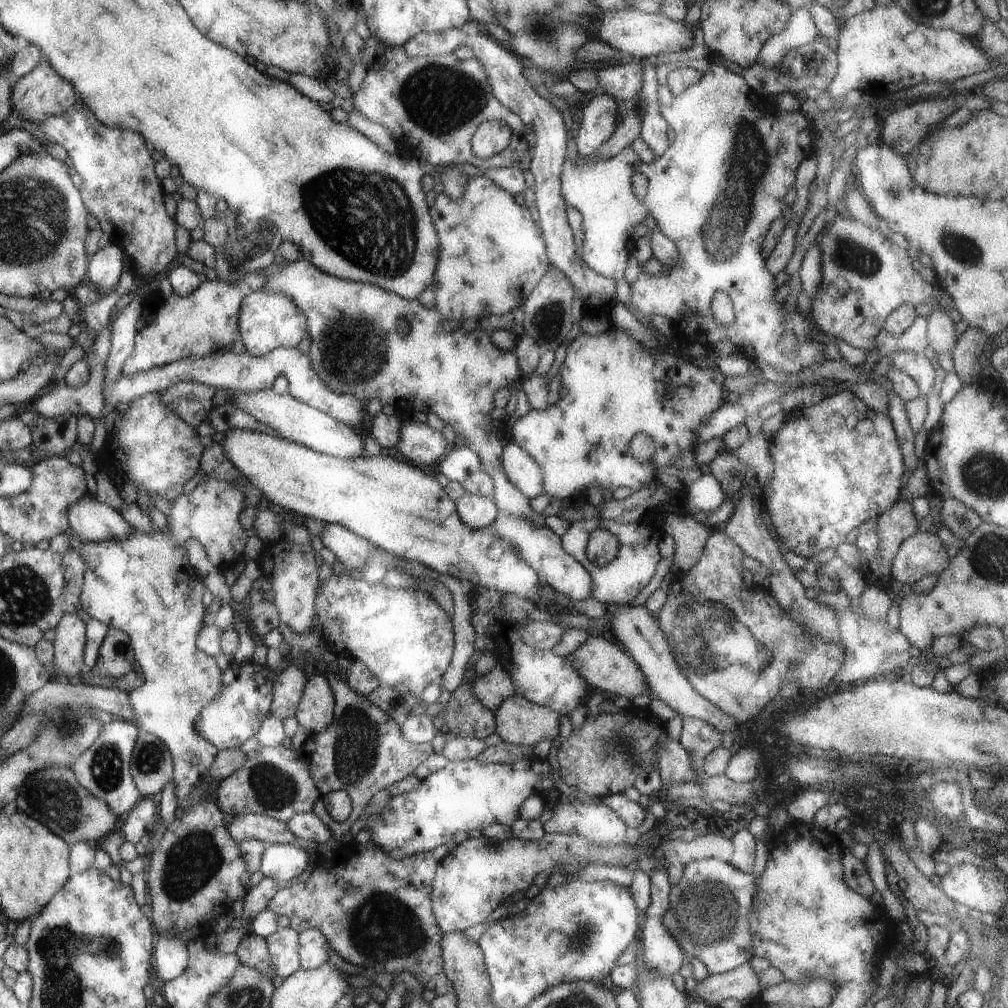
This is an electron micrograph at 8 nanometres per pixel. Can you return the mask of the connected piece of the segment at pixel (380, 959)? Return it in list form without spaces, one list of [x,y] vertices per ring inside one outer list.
[[[369,840],[364,844],[354,844],[354,851],[350,856],[344,860],[339,860],[336,857],[329,859],[320,859],[319,862],[313,868],[313,872],[307,880],[303,883],[298,882],[288,884],[283,890],[277,891],[269,901],[269,904],[265,909],[272,910],[277,914],[284,914],[289,918],[289,926],[295,930],[298,934],[308,928],[314,928],[319,930],[321,934],[327,939],[330,950],[336,952],[345,962],[351,962],[351,964],[357,964],[357,966],[365,966],[365,968],[373,968],[373,970],[381,970],[381,972],[387,972],[389,974],[398,974],[401,971],[407,971],[411,975],[420,976],[423,990],[431,990],[436,996],[444,994],[454,994],[451,988],[451,983],[447,980],[447,977],[442,971],[442,956],[439,941],[442,932],[436,925],[431,907],[430,907],[430,892],[432,887],[432,880],[437,870],[437,862],[433,858],[431,852],[427,854],[412,854],[403,857],[402,859],[394,859],[387,856],[378,846],[375,846],[373,842]]]

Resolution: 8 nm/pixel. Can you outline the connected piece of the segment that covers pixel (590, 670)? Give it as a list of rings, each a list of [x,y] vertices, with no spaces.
[[[589,636],[585,644],[565,658],[593,690],[597,688],[603,690],[604,693],[616,696],[617,699],[622,698],[628,701],[643,693],[647,694],[645,692],[646,680],[640,668],[613,639],[609,640],[605,636]]]

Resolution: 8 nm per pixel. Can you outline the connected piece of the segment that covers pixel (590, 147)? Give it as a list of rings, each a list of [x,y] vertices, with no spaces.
[[[603,93],[587,100],[578,128],[572,135],[579,156],[584,157],[597,150],[610,137],[618,121],[615,99]]]

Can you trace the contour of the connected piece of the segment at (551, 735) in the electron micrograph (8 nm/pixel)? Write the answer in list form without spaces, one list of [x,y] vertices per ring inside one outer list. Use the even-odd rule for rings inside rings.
[[[513,693],[492,710],[494,733],[501,741],[512,745],[535,746],[547,739],[556,741],[560,714]]]

